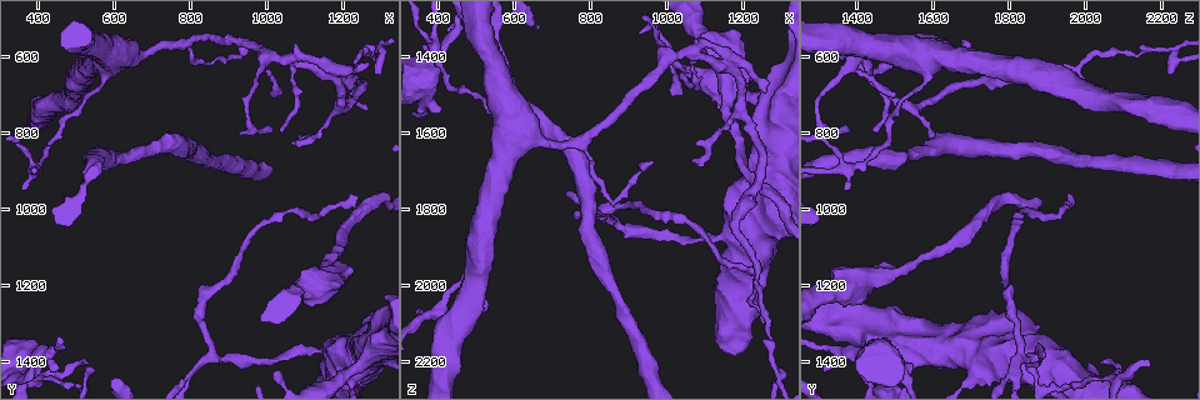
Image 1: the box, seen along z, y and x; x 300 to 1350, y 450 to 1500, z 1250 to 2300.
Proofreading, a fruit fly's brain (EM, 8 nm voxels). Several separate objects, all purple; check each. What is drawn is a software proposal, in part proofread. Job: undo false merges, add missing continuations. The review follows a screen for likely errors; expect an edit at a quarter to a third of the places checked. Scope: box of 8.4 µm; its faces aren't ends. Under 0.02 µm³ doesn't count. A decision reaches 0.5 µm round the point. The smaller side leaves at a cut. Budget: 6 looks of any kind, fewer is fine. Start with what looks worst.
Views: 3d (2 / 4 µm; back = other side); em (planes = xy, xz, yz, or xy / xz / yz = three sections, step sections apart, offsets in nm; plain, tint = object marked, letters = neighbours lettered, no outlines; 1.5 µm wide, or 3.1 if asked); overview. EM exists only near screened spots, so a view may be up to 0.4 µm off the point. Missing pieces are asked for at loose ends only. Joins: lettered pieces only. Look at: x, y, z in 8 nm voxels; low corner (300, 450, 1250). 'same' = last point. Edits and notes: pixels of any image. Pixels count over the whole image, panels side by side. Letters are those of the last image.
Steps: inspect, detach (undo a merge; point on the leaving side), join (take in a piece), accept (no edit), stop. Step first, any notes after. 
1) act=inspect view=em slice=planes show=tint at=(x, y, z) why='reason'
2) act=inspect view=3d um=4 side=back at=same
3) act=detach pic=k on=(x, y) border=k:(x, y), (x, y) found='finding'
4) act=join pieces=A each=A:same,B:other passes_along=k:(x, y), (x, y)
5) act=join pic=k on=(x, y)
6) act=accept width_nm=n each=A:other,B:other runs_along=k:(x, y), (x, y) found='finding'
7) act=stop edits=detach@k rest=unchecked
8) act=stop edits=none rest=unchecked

act=inspect view=3d um=4 at=(1285, 575, 2215) why='abrupt turn'

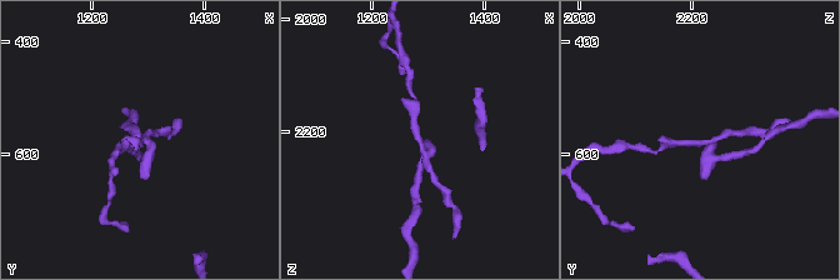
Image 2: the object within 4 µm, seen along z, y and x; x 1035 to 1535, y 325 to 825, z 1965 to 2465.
act=inspect view=em slice=planes show=tint at=(1280, 575, 2215) why='need the tissue'

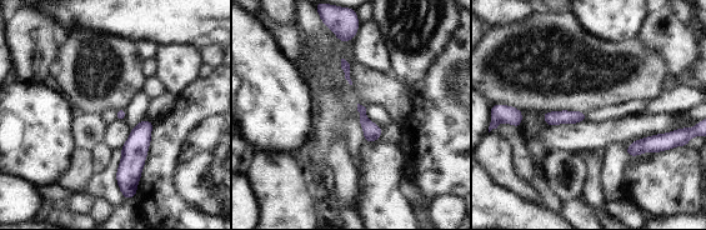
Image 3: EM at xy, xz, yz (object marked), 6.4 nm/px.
act=inspect view=em slice=planes show=letters at=same

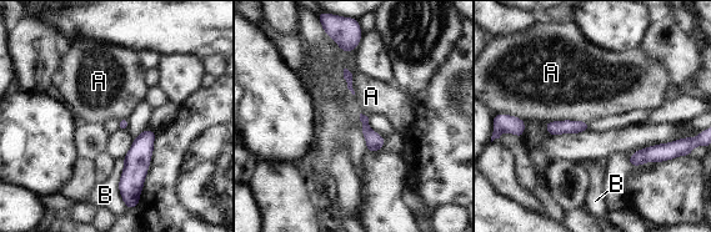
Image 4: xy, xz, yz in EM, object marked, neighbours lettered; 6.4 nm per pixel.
act=accept width_nm=50 each=A:other,B:other border=4:(344, 67), (346, 87), (354, 95) found='continuous, no second neuron'

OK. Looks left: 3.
act=inspect view=em slice=planes show=letters at=(1060, 820, 1670) why='thin end'

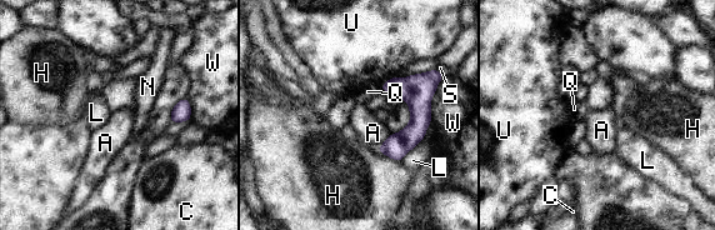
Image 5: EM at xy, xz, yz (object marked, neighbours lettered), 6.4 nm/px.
act=accept longest_contact=L:220nm each=A:other,C:other,H:other,L:other,N:other,Q:other,S:other,U:other,W:other border=5:(375, 148), (399, 163) found='no lettered piece goes on from it'

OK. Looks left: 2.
act=inspect view=em slice=yz step=8 show=letters at=(540, 1420, 1840) why='tapers out'

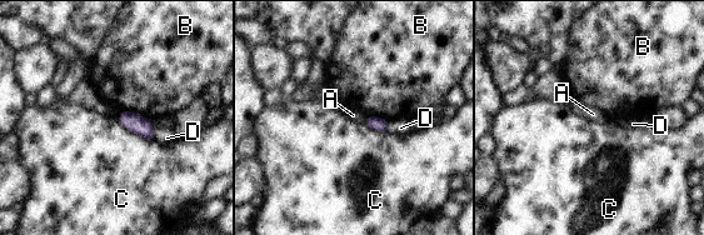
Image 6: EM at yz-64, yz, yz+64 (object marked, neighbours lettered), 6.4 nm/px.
act=accept width_nm=90 longest_contact=C:280nm each=A:other,B:other,C:other,D:other found='none of them fits'

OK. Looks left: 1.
act=stop edits=none rest=unchecked

